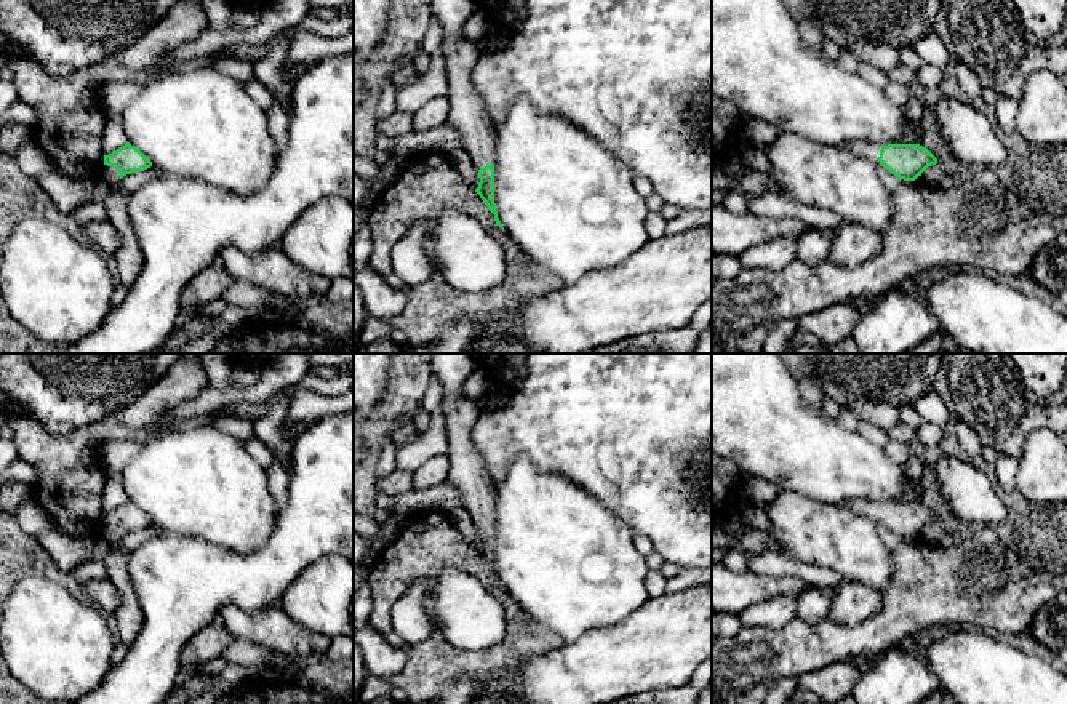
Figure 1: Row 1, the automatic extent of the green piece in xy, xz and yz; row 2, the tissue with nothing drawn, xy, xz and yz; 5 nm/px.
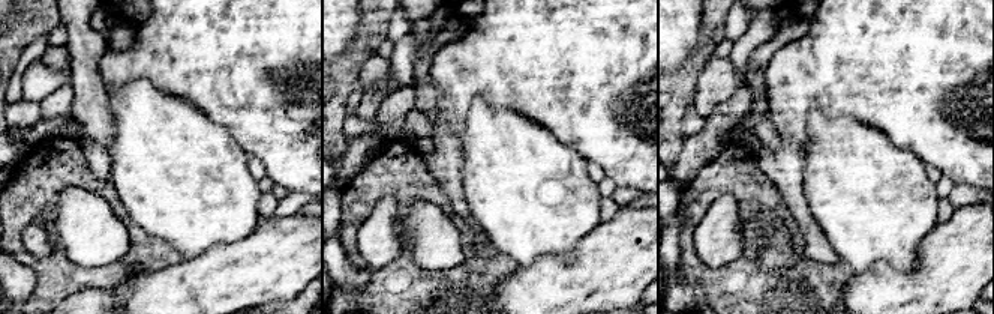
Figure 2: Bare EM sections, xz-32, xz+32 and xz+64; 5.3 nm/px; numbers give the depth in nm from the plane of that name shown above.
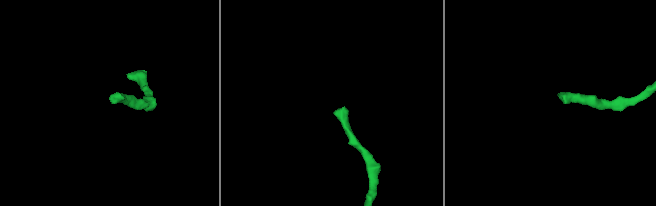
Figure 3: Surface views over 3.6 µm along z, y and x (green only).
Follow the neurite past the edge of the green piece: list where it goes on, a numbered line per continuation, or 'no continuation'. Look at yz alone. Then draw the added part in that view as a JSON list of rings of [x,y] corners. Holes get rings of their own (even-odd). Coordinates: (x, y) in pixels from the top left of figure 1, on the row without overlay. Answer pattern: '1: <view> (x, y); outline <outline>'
1: yz (871, 509); outline [[[853,499],[853,501],[848,501],[841,506],[845,506],[846,509],[849,509],[859,515],[865,515],[865,517],[873,518],[873,520],[878,518],[880,509],[881,509],[880,504],[877,504],[873,501],[867,501],[867,499]]]

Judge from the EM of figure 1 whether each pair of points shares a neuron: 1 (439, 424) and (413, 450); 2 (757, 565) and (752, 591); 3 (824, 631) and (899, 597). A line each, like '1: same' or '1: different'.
1: same
2: different
3: same

